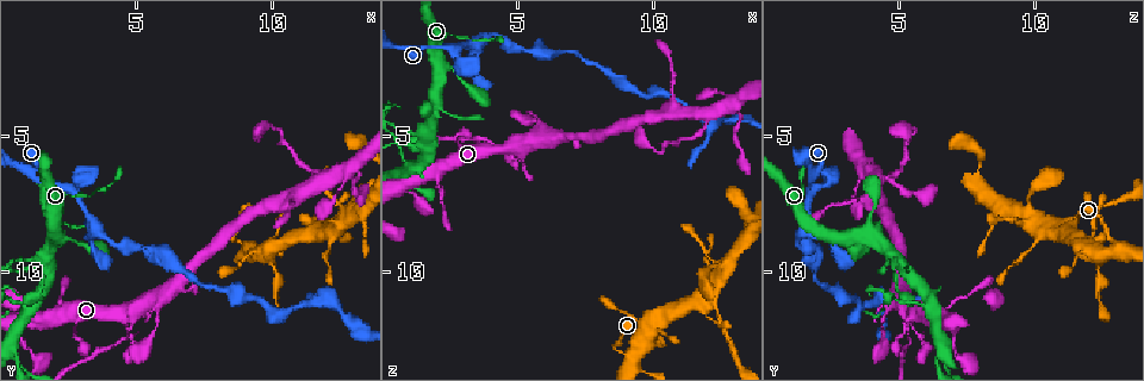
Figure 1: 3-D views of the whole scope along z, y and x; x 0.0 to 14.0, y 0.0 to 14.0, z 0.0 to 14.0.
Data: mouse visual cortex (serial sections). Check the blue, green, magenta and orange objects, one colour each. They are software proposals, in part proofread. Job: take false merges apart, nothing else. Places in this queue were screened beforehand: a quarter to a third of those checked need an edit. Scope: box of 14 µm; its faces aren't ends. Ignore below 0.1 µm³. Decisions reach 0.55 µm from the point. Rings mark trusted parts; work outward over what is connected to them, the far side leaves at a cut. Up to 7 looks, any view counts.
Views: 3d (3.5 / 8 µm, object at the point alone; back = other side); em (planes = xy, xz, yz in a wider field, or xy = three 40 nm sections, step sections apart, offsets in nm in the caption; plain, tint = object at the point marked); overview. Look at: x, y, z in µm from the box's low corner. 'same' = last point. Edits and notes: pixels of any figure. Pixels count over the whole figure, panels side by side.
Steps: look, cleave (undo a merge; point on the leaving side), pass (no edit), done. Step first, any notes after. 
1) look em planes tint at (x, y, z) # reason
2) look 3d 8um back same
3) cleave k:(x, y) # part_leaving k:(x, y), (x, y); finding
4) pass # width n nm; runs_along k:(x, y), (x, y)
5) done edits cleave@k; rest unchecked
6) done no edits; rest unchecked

look 3d 3.5um at (1.5, 9.6, 4.9) # thin arm on a thick one

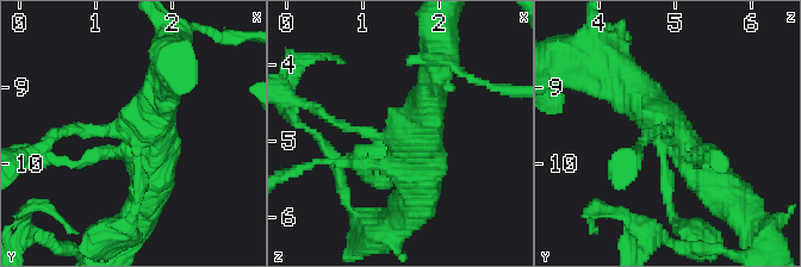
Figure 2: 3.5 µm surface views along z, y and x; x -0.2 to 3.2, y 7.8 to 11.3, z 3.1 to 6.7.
look em xy step 1 tint at (1.55, 9.70, 4.80) # need the tissue

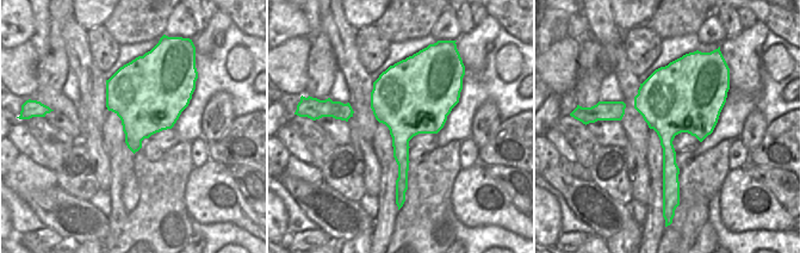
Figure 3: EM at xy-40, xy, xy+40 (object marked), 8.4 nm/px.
pass # runs_along 2:(615, 69), (722, 190); all the same cell

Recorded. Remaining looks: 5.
look 3d 3.5um at (4.6, 12.2, 5.4) # thin neck

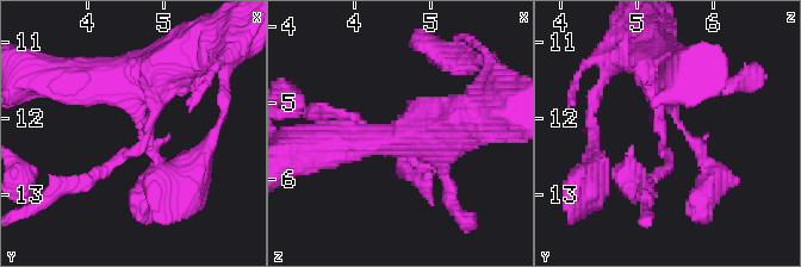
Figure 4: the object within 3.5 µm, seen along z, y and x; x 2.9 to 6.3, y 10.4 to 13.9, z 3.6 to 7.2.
look em xy step 3 tint at (4.65, 12.30, 5.30) # arm_widths 150, 450 nm

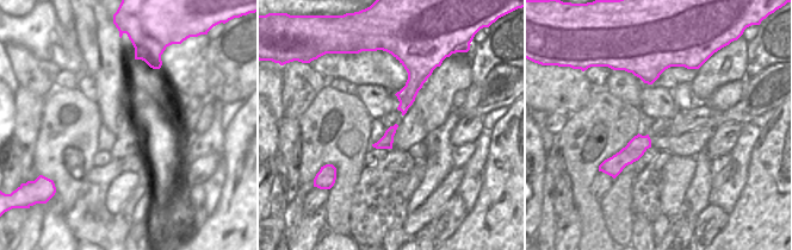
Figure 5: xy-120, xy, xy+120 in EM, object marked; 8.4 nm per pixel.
cleave 4:(74, 188) # width 120 nm; part_leaving 4:(143, 138), (110, 167), (51, 197); a second cell is stuck on

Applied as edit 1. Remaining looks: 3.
look overview

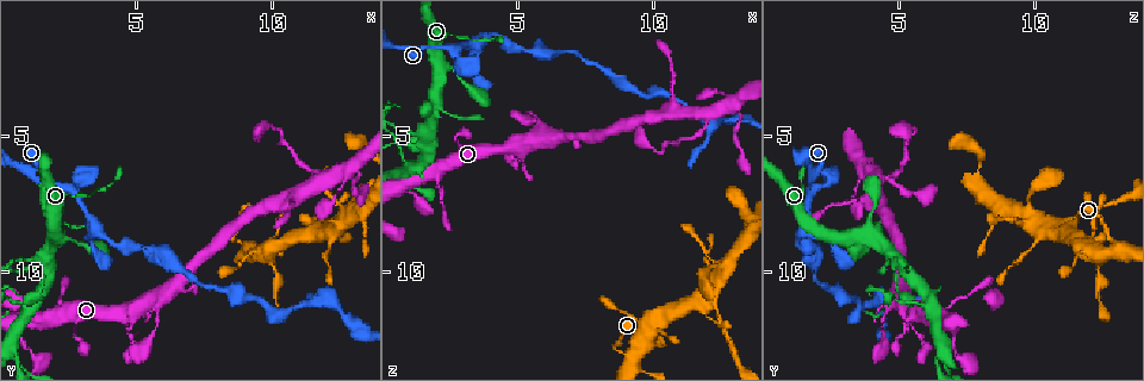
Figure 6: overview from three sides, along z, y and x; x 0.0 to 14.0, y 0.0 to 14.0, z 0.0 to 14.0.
look 3d 3.5um at (0.9, 11.3, 6.0) # two arms in line, one across

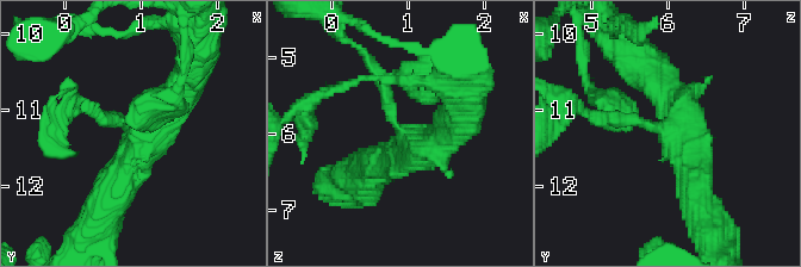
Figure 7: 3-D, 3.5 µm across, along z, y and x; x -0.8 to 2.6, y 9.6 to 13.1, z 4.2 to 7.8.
look em xy step 1 tint at (0.90, 11.25, 6.00) # arms 3; arm_widths 150, 400, 450 nm

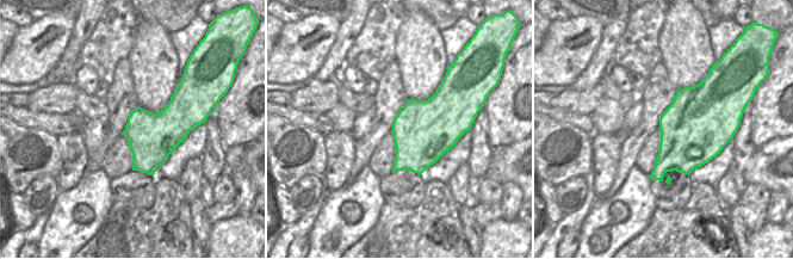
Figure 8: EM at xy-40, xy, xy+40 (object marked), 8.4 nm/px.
cleave 7:(91, 110) # part_leaving 7:(129, 130), (74, 97); a second cell is stuck on

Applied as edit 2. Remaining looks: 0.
done edits cleave@4, cleave@7; rest unchecked

